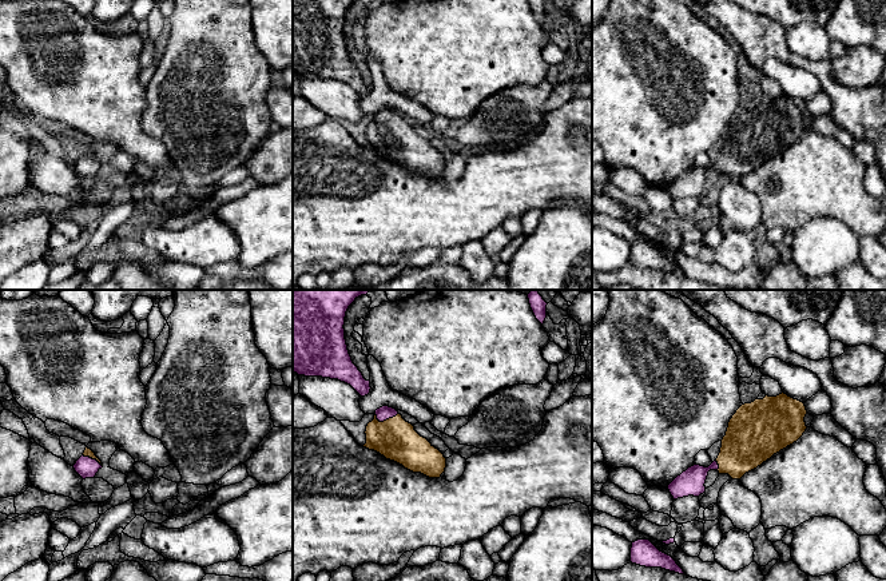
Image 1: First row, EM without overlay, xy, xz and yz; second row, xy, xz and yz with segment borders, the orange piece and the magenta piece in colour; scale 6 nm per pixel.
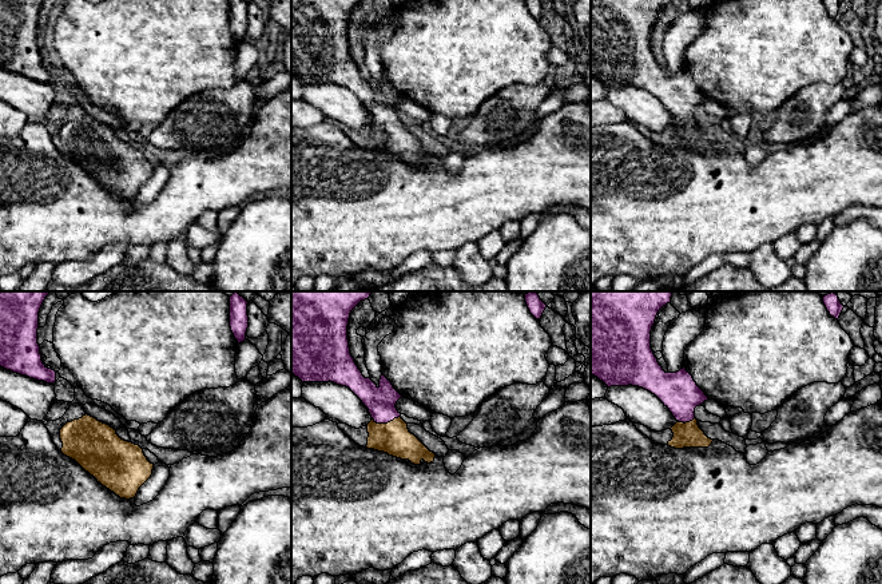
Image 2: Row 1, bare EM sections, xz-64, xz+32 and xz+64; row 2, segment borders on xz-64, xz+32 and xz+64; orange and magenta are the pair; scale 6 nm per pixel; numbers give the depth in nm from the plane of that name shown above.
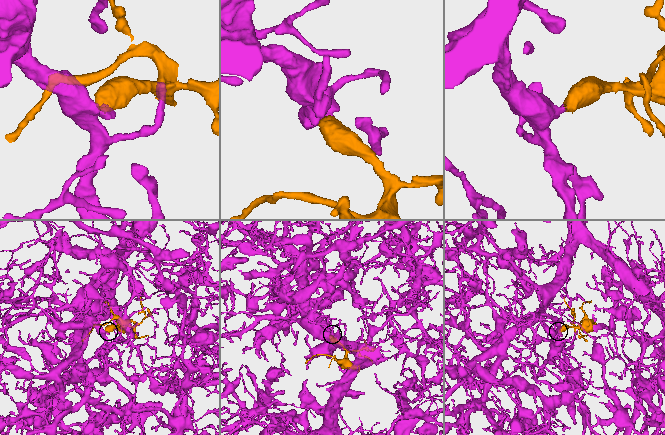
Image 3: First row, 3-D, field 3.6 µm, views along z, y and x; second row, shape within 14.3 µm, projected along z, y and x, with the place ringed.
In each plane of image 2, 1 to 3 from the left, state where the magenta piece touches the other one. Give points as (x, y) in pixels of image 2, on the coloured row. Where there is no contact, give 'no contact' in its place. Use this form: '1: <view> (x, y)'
1: no contact
2: xz+32 (385, 424)
3: xz+64 (686, 422)

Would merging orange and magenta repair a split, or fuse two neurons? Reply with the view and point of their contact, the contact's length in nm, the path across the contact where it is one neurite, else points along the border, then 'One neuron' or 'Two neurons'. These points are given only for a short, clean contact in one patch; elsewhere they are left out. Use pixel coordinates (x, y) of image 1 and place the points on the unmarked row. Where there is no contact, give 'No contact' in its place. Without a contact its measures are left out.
Touches orange at xz (386, 120). Shared border 140 nm. Path across: xz (394, 139), (388, 132), (386, 120), (384, 114). One neuron

